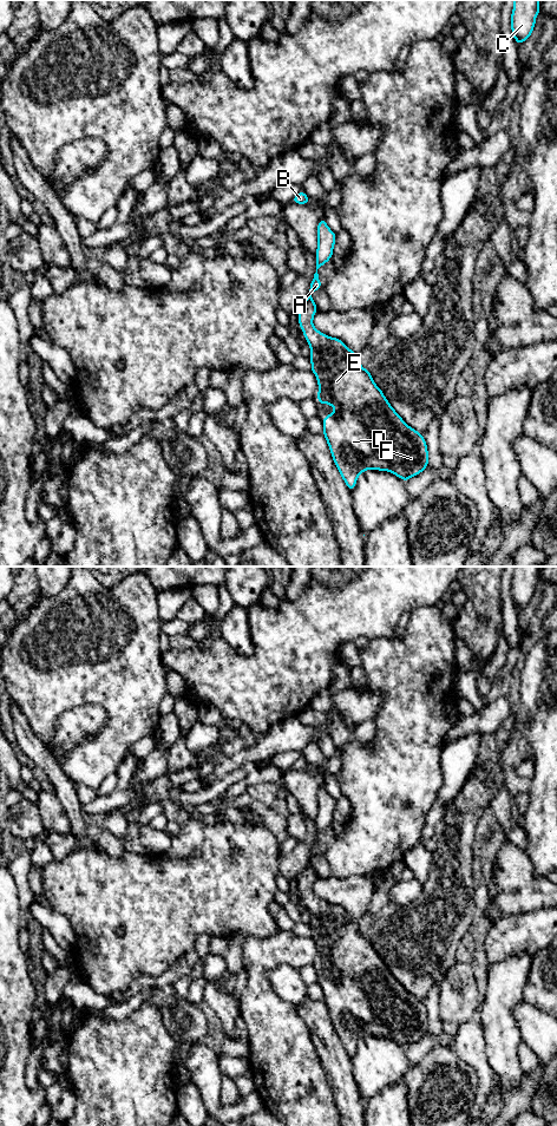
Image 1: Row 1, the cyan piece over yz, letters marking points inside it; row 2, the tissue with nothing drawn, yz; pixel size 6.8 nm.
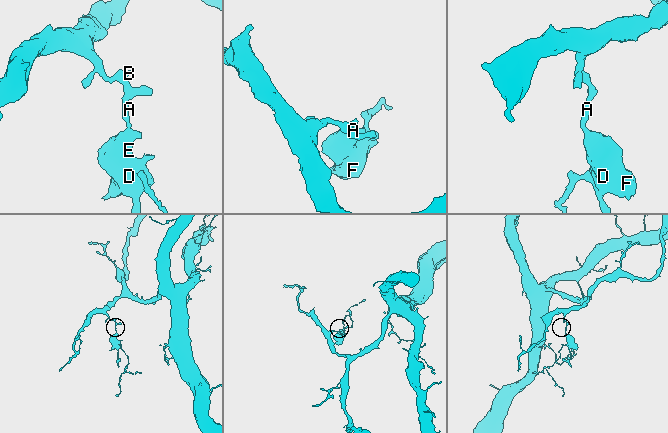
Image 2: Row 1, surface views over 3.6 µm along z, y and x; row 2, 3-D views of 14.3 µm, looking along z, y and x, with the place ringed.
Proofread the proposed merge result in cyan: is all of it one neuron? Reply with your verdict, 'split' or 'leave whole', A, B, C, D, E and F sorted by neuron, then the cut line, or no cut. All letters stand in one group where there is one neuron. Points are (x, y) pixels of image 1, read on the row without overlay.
leave whole; groups A B C D E F; cut none

